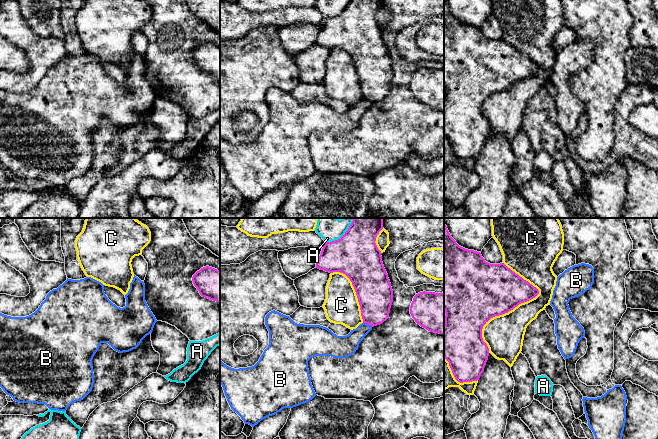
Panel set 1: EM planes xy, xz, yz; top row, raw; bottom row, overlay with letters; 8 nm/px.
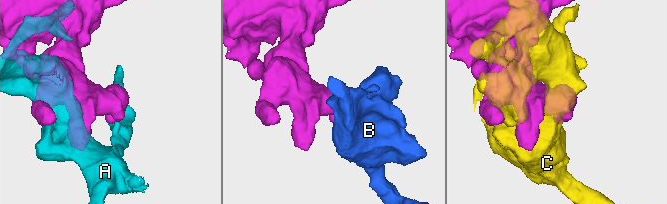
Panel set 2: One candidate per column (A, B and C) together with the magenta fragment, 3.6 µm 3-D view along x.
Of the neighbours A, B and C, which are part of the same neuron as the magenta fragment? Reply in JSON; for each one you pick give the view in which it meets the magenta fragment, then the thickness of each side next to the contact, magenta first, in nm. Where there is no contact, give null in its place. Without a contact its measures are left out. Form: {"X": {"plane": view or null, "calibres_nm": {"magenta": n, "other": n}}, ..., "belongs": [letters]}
{"belongs": []}

